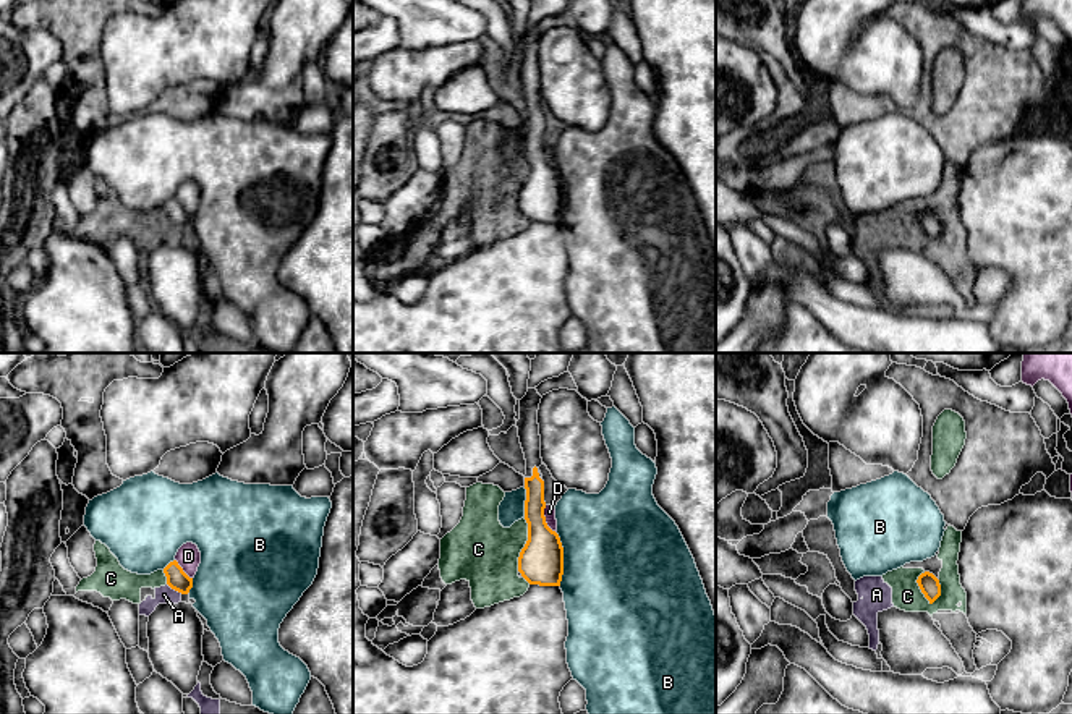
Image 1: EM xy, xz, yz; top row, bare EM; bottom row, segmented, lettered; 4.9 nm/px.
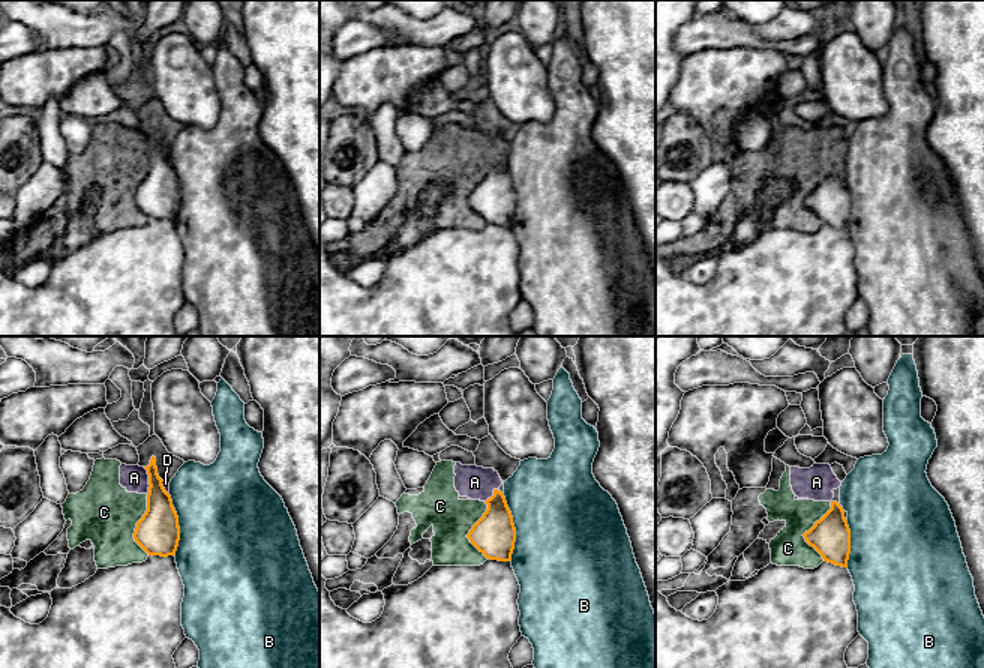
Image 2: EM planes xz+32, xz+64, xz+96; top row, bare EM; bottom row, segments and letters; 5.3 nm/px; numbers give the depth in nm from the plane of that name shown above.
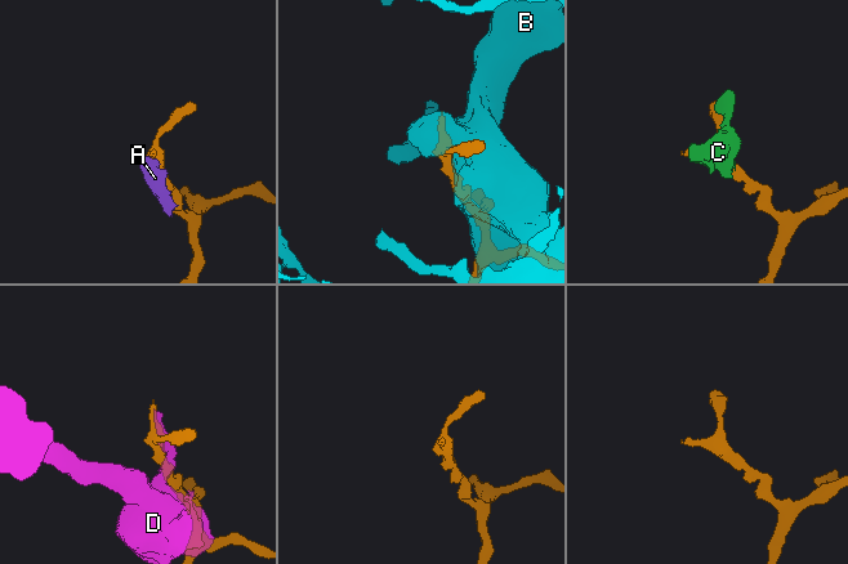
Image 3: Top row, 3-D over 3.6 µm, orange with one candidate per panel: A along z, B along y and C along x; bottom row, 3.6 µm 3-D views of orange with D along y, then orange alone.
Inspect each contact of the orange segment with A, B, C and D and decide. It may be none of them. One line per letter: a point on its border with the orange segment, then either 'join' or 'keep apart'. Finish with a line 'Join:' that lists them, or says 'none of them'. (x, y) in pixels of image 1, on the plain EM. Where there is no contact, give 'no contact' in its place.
A: contact xy (175, 227); keep apart
B: contact xz (562, 196); keep apart
C: contact yz (920, 225); keep apart
D: contact xz (544, 157); keep apart
Join: none of them

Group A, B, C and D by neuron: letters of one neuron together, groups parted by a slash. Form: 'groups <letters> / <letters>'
groups A C / B / D

